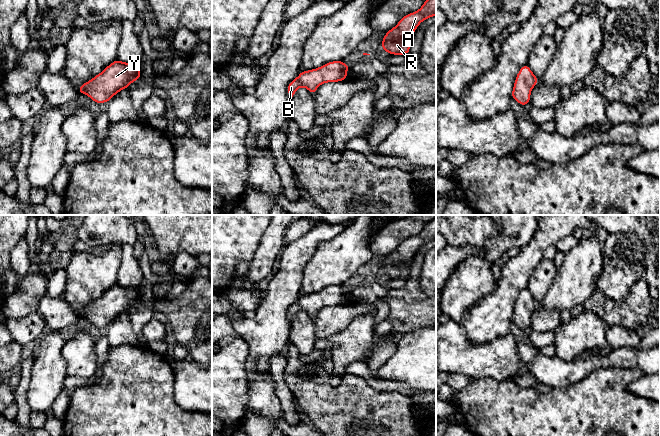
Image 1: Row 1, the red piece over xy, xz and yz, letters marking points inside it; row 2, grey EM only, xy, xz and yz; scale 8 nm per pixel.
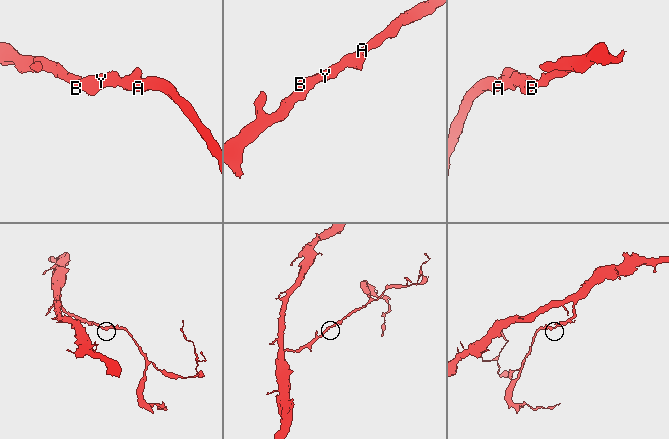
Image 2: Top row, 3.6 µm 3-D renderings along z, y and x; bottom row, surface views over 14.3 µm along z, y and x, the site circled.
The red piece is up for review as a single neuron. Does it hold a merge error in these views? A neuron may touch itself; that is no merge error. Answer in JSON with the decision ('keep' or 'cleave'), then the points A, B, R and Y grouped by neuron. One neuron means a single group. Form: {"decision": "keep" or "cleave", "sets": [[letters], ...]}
{"decision": "keep", "sets": [["A", "B", "R", "Y"]]}

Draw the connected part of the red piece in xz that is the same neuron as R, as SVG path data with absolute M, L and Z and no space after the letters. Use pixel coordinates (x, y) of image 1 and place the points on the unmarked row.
M436 218L428 222L418 235L404 240L386 257L382 265L382 273L395 279L408 278L412 260L418 249L434 239L436 239Z

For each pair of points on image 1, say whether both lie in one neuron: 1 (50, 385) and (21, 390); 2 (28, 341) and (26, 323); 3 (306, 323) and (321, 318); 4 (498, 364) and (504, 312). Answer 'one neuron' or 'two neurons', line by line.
1: two neurons
2: one neuron
3: two neurons
4: two neurons

